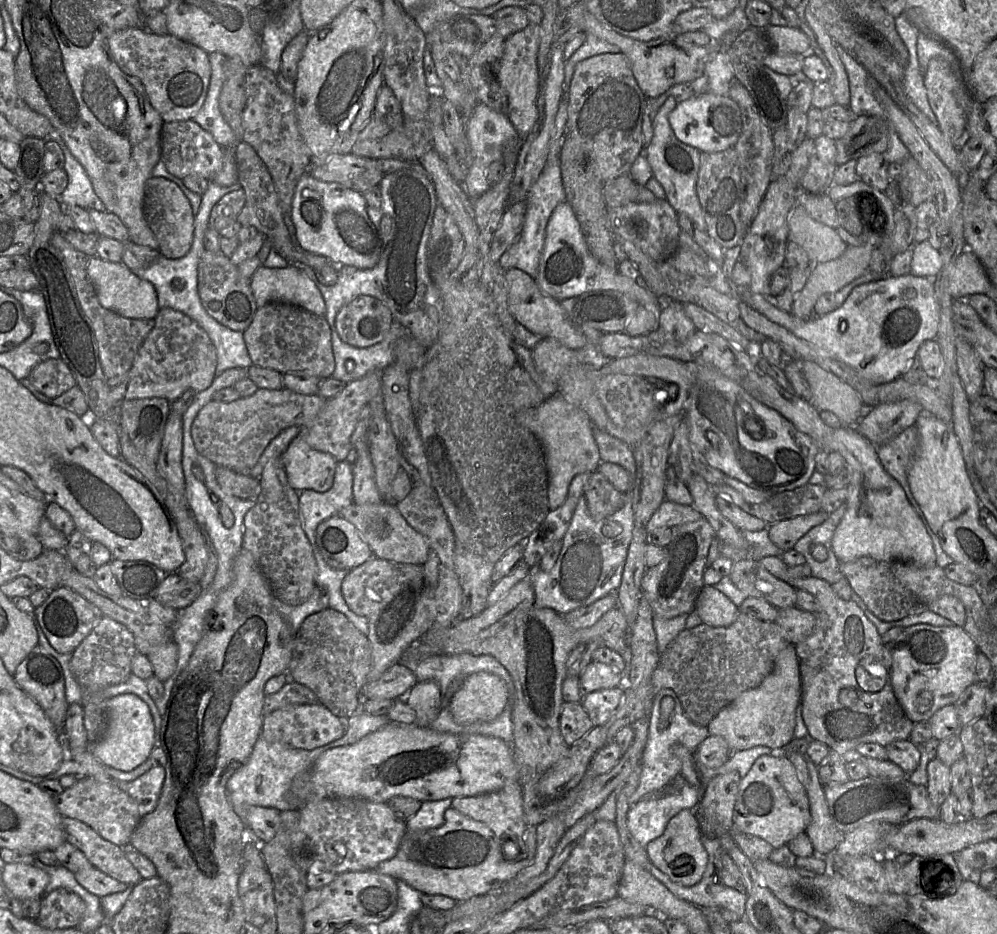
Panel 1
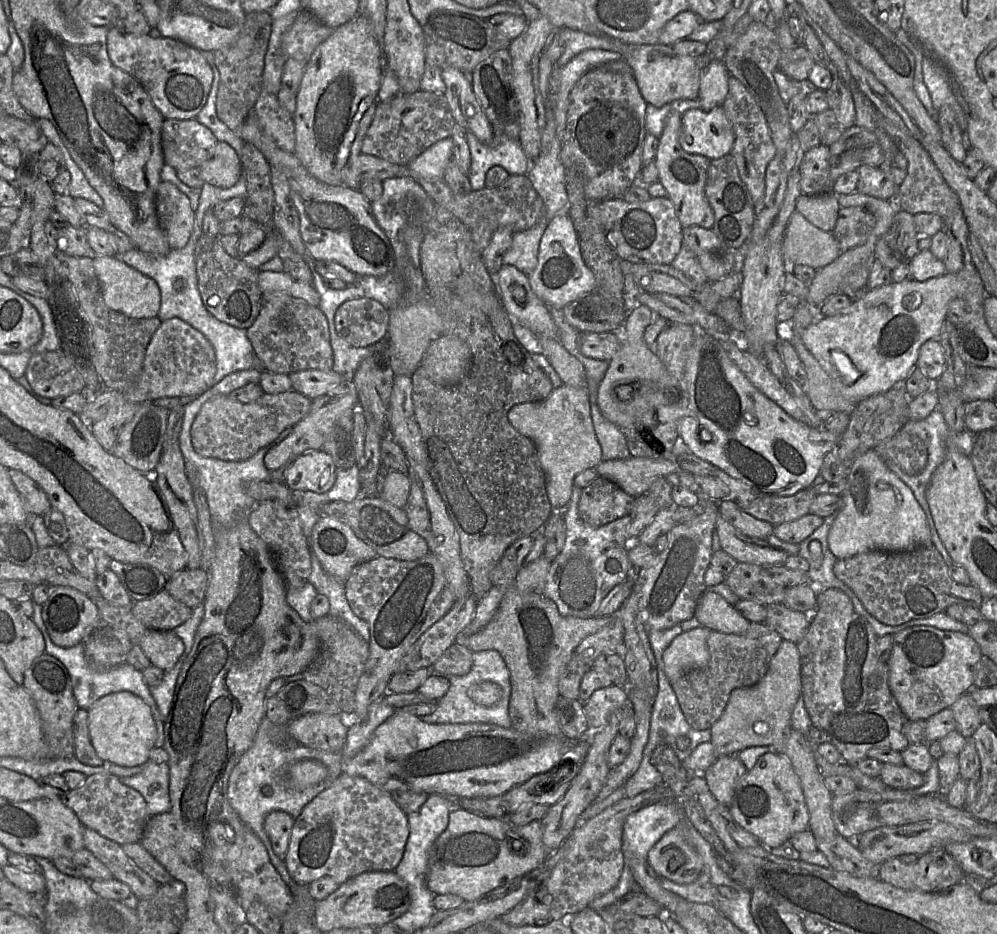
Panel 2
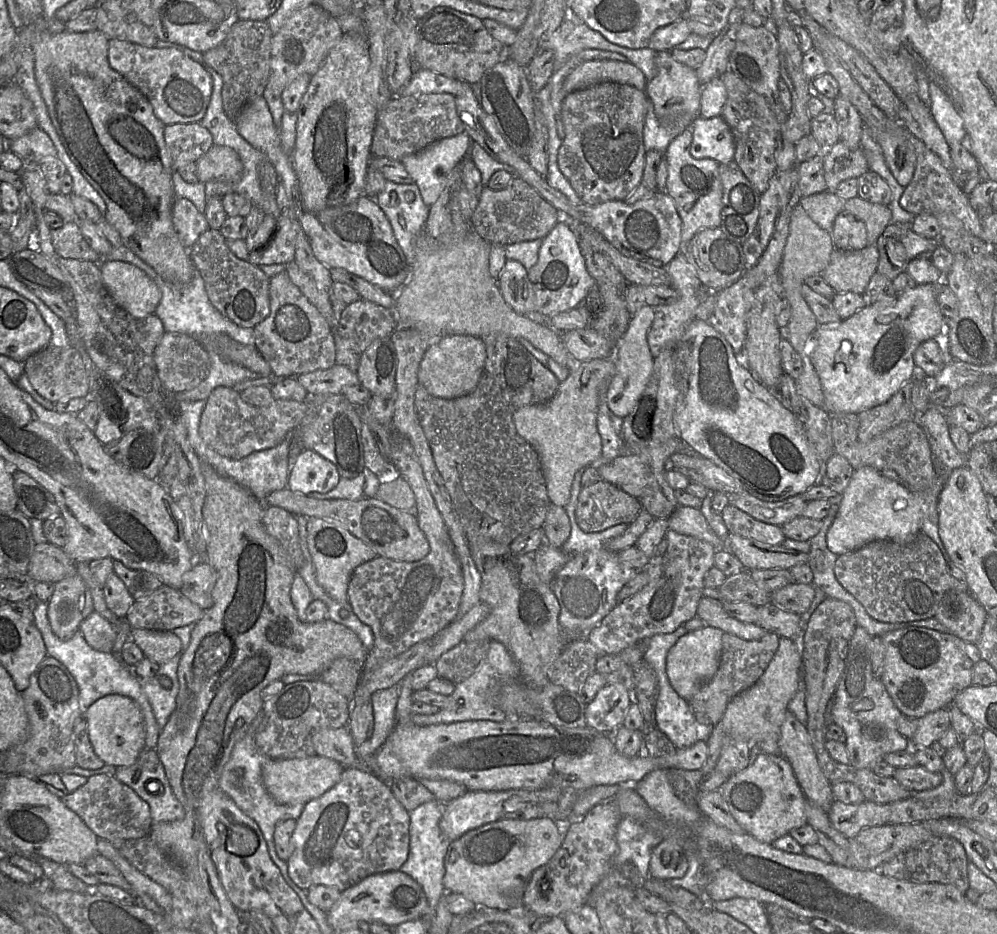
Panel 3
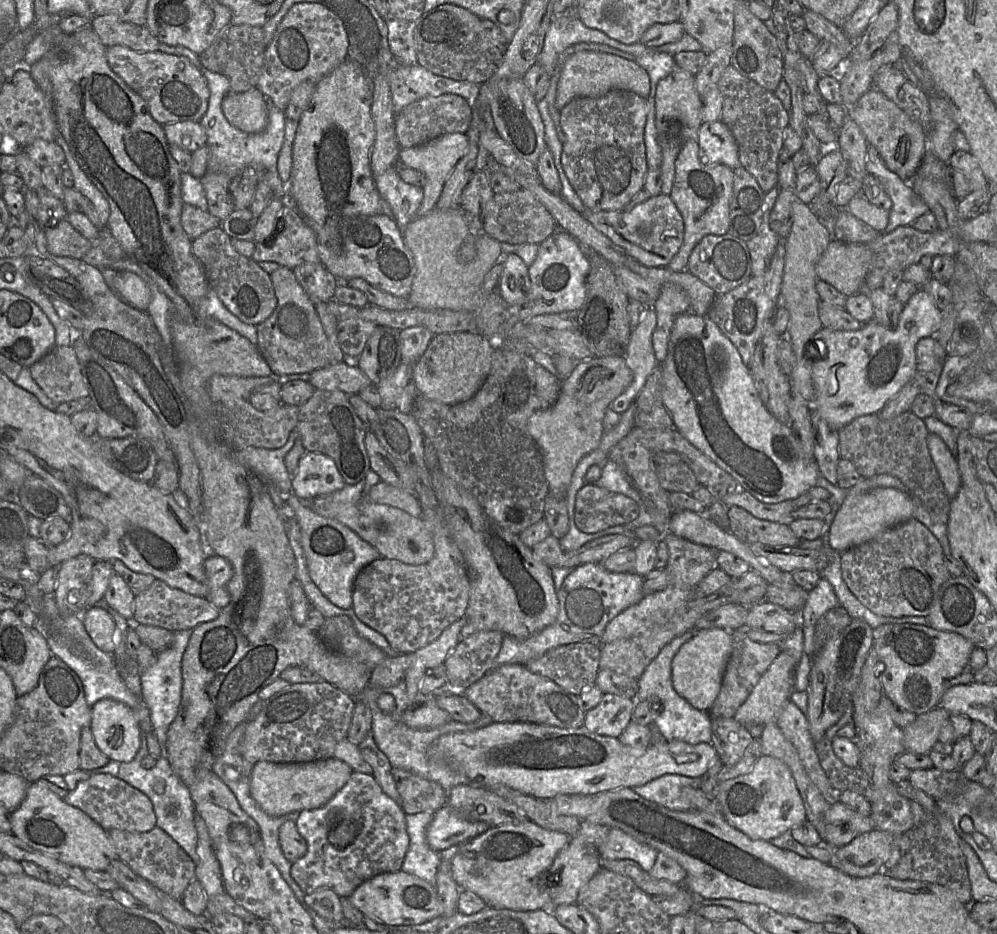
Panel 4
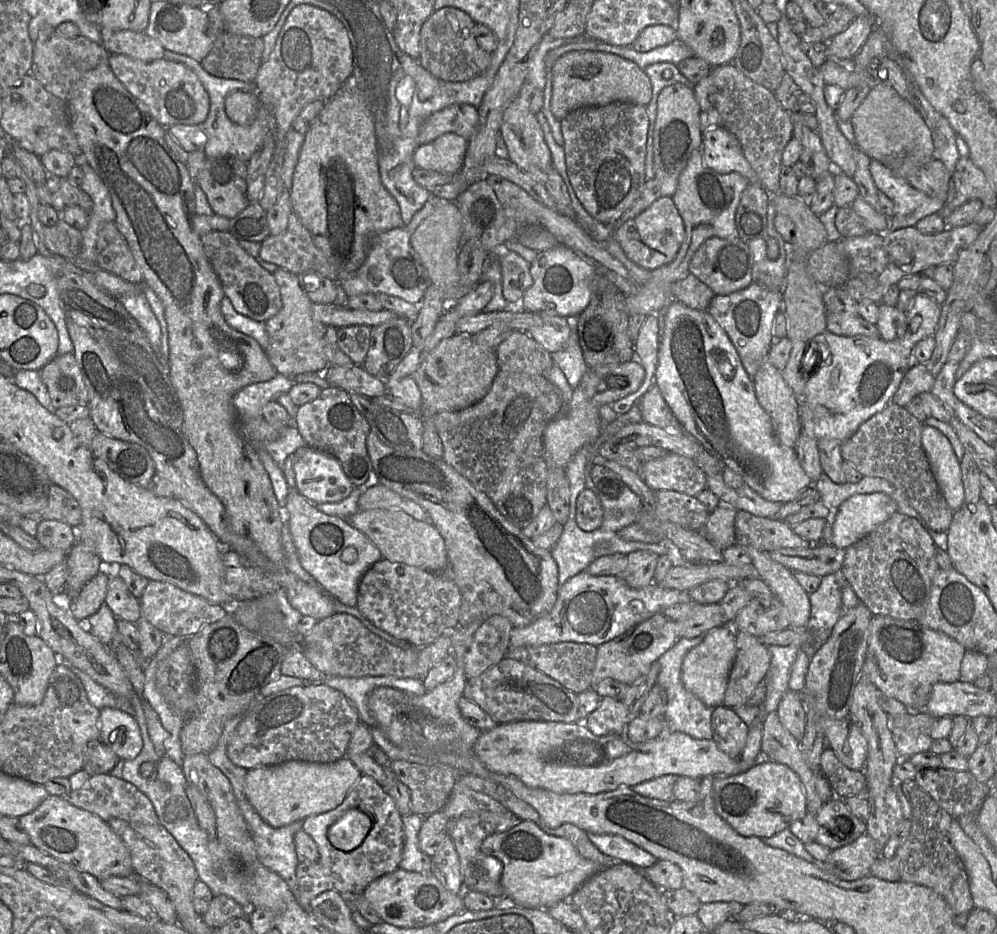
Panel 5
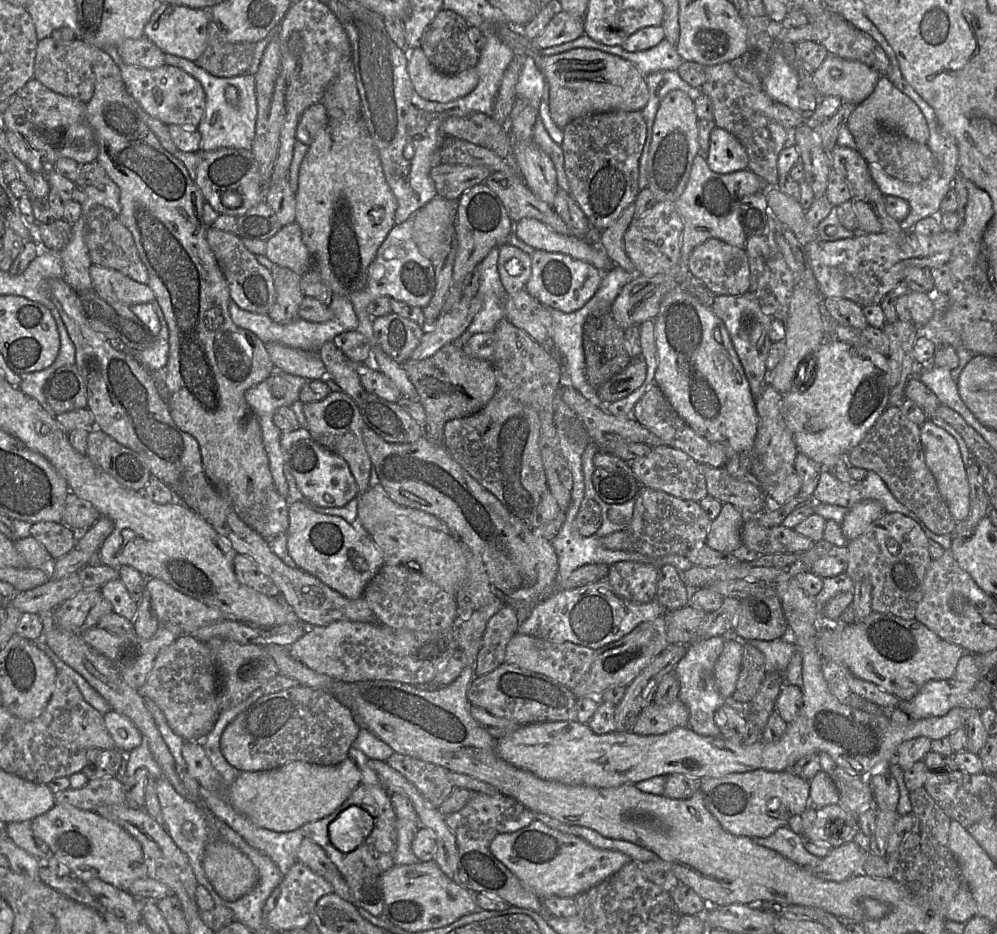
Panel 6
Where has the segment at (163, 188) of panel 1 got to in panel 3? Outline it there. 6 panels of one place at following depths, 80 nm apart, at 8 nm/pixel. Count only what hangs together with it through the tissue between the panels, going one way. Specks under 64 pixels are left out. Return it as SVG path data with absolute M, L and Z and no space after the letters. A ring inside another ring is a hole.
M175 197L172 221L180 243L190 249L199 236L209 229L204 213L198 211L188 199Z

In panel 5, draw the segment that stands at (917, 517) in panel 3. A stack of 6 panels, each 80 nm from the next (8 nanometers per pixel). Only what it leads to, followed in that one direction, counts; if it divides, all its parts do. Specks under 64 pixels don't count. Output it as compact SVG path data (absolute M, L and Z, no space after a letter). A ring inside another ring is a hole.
M857 494L841 504L833 523L832 545L847 549L897 511L897 504L887 494Z

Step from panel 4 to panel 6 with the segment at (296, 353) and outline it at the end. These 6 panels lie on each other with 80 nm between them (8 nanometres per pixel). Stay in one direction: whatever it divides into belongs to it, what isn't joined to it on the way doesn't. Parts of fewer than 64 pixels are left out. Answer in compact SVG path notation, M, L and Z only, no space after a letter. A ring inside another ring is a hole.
M274 265L271 273L276 299L268 315L279 324L288 324L301 319L298 312L305 296L300 286L301 276L289 268L277 265Z

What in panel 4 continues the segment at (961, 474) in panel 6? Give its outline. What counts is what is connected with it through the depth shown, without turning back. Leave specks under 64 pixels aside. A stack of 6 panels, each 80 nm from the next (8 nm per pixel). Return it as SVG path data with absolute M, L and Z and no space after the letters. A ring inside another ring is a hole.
M928 433L927 446L947 496L953 499L962 486L957 458L937 434Z

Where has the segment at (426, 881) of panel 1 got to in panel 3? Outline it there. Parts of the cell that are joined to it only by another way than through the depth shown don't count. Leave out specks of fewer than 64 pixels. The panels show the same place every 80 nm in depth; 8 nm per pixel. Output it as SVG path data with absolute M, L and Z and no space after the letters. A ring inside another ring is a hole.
M545 817L528 821L500 819L471 830L460 838L449 842L444 858L443 886L445 891L459 893L478 907L501 911L519 909L520 906L511 906L507 890L521 886L525 886L526 889L527 881L532 873L547 864L555 852L560 849L563 834L562 826Z

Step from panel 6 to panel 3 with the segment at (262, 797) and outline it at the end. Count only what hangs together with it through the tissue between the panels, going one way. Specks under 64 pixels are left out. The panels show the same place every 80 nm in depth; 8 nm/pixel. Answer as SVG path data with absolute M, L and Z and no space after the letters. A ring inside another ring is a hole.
M319 755L304 758L269 760L262 767L263 782L270 795L283 804L306 804L335 786L345 767L338 761Z

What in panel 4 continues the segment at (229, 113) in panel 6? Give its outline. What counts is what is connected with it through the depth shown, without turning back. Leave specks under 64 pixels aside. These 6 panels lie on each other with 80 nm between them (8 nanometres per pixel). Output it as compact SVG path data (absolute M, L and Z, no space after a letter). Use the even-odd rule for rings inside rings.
M165 43L159 44L159 50L167 54L186 57L205 77L210 91L208 108L199 121L207 135L206 146L209 149L207 161L207 173L225 173L232 179L236 178L247 167L256 170L258 180L264 179L271 188L274 198L282 198L286 194L285 184L282 183L278 170L278 156L281 150L285 133L285 113L277 108L274 103L266 98L268 109L268 124L264 131L256 134L246 133L231 125L222 111L222 102L229 93L230 84L226 76L206 69L200 61L198 54L184 46L171 46Z

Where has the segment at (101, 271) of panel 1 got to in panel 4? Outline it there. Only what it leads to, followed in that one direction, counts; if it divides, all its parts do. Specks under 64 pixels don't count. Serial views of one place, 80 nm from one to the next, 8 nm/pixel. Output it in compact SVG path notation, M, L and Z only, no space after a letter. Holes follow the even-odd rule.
M102 270L106 283L127 304L147 311L151 301L151 291L141 276L132 271Z

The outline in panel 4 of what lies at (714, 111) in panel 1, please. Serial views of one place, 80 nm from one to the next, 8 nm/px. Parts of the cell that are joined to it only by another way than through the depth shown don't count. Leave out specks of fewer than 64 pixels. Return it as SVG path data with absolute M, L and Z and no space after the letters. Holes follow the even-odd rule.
M721 120L703 122L699 128L697 143L702 164L721 164L731 169L742 166L736 139Z

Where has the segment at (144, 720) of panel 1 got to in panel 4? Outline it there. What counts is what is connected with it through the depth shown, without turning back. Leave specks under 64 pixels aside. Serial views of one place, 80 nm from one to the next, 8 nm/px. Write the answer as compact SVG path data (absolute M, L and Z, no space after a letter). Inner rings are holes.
M102 699L91 707L90 729L98 748L111 761L131 762L141 746L136 712L127 705Z

